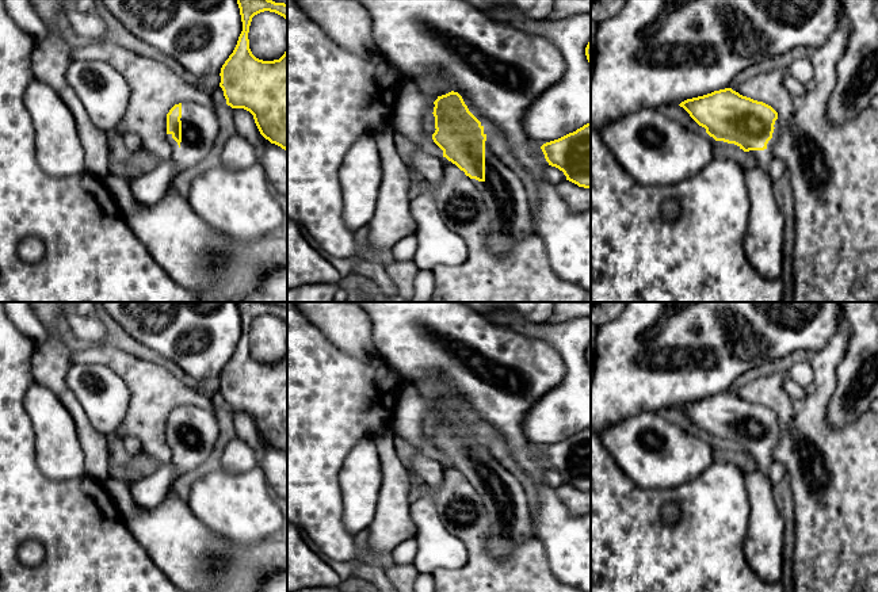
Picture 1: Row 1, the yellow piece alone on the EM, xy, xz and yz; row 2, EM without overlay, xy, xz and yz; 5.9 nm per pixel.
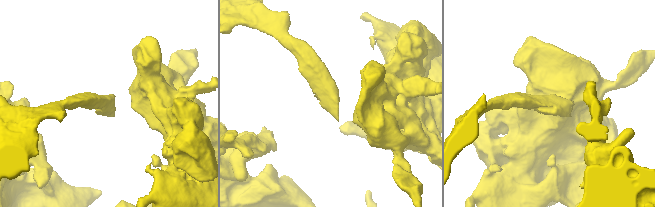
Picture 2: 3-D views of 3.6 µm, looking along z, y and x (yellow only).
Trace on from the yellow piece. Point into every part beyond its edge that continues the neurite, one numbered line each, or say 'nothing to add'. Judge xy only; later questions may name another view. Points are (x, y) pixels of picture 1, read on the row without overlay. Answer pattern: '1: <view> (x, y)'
1: xy (199, 430)

